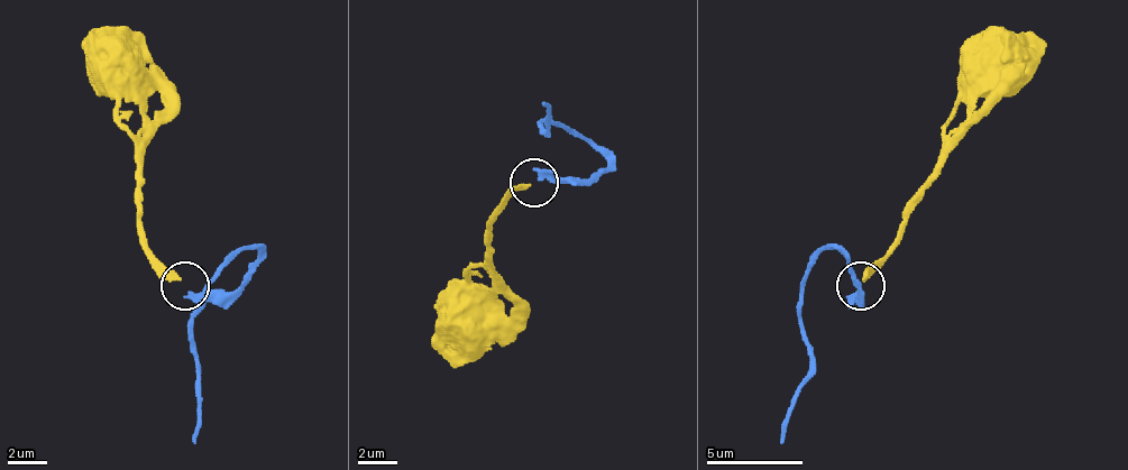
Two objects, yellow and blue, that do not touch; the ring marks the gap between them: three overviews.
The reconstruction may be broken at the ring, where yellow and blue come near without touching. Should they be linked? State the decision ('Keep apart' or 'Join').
Join

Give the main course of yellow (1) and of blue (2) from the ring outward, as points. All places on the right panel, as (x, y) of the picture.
1: (864, 280), (893, 242), (908, 199), (936, 165), (942, 136), (951, 112), (984, 83), (994, 64)
2: (860, 291), (860, 295), (845, 257), (831, 247), (801, 286), (801, 320), (812, 377), (782, 445)

